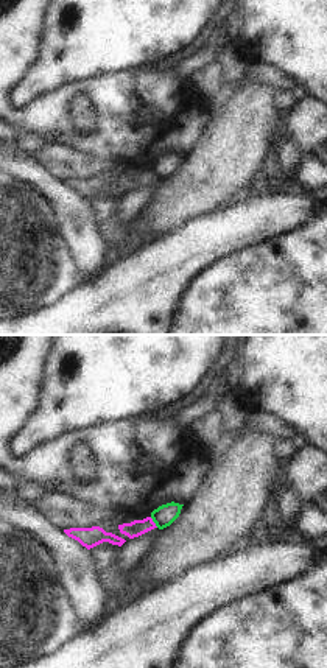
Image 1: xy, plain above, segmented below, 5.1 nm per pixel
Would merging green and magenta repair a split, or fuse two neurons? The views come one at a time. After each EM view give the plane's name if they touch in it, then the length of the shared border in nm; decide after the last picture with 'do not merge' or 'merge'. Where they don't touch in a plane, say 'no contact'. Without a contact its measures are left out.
xy | 70 nm

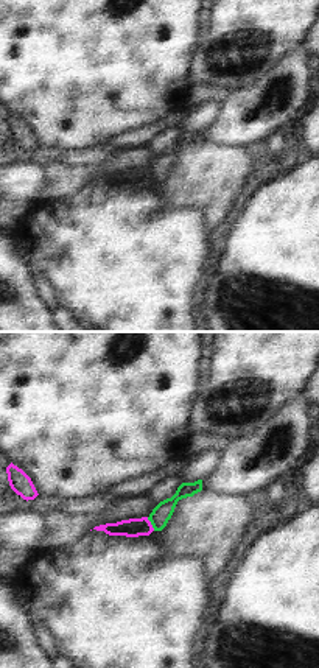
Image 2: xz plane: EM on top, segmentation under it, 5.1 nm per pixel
xz | 80 nm

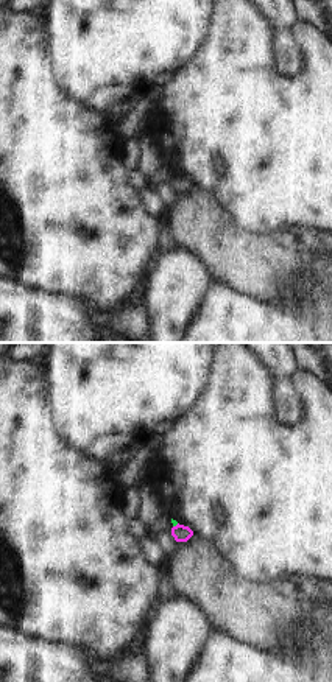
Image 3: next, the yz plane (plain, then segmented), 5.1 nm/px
yz | 40 nm

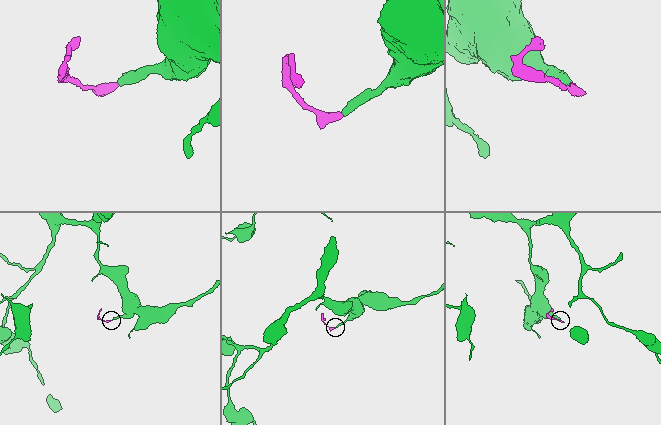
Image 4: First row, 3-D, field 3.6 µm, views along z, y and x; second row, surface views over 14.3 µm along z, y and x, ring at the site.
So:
do not merge

